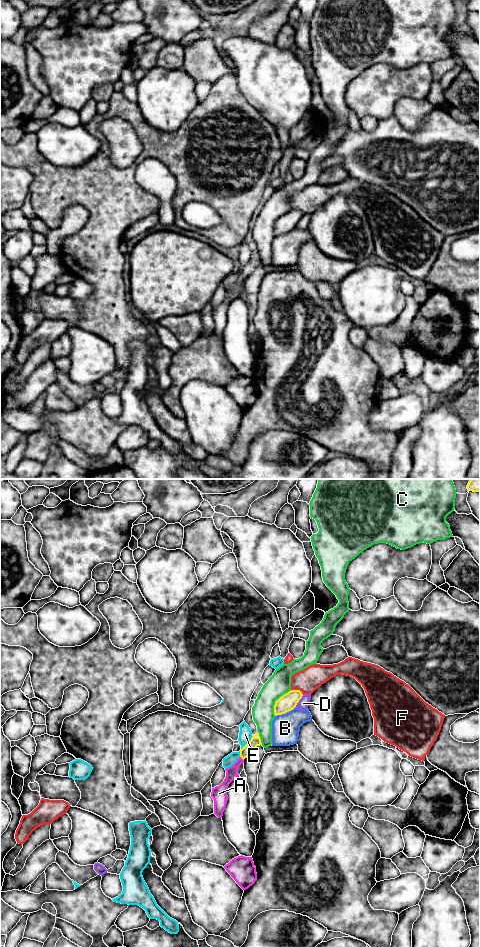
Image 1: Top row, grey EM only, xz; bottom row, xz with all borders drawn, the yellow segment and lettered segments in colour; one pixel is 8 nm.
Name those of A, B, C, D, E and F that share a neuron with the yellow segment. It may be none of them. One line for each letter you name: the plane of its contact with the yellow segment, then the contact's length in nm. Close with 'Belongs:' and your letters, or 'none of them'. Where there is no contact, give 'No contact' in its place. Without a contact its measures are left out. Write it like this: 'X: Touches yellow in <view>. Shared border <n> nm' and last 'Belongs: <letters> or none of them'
A: Touches yellow in xz. Shared border 50 nm
Belongs: A

